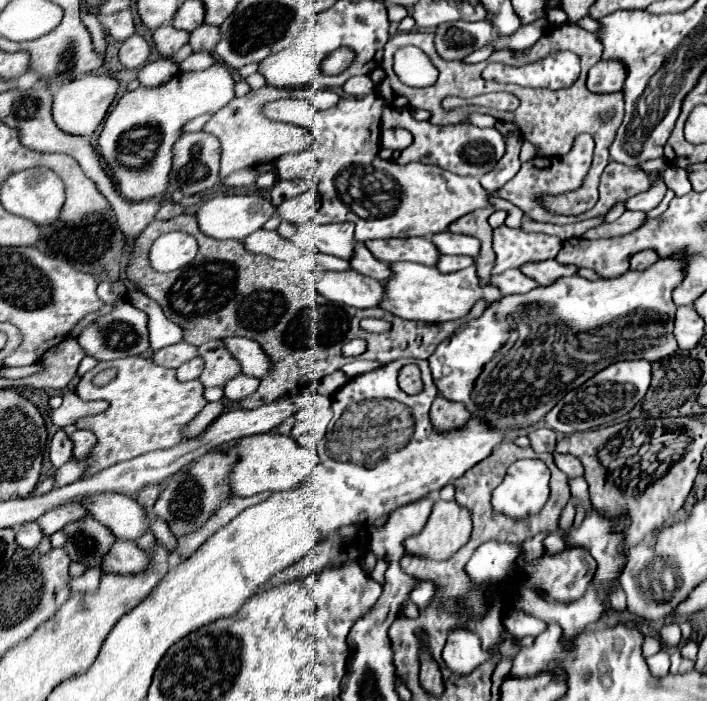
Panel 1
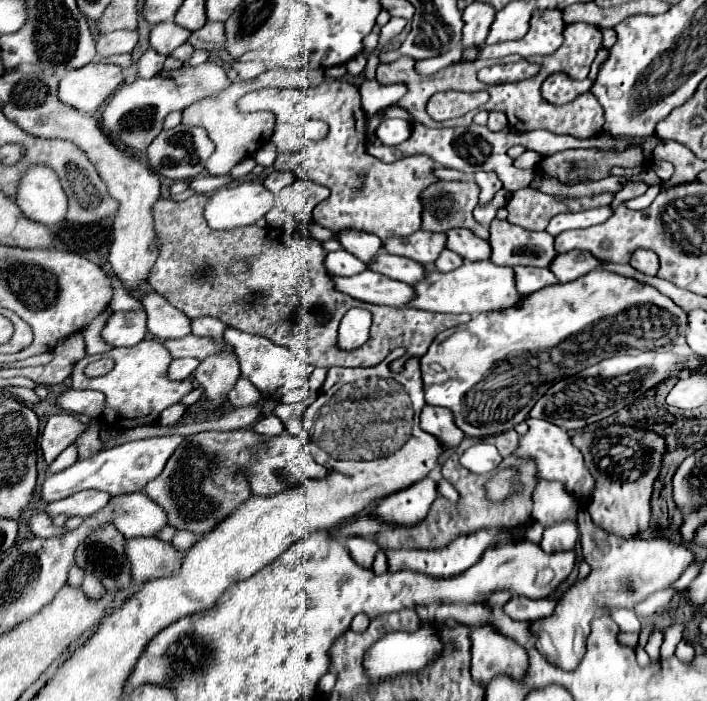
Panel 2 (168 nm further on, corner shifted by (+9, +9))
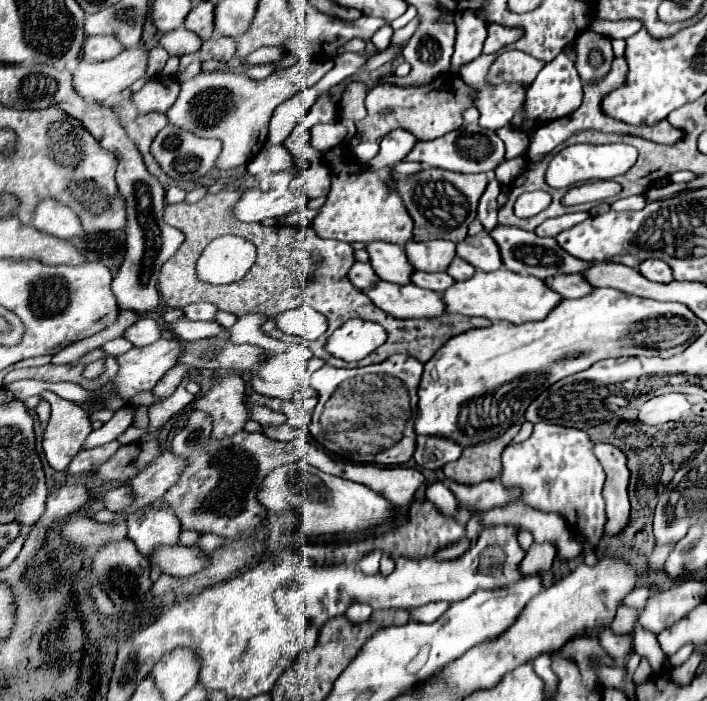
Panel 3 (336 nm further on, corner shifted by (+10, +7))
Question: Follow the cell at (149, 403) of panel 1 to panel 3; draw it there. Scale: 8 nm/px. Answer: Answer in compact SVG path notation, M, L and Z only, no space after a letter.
M160 339L148 347L132 347L128 353L116 357L120 369L118 375L110 381L116 387L118 397L122 397L124 401L130 401L134 395L142 393L142 391L152 391L154 385L158 383L158 379L178 361L180 355L180 341L178 339Z

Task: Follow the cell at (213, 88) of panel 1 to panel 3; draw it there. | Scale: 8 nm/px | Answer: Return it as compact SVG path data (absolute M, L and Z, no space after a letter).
M158 75L146 81L146 85L140 91L136 91L130 97L130 101L138 115L146 115L152 111L166 113L176 103L178 93L180 93L180 83L176 81L176 77Z

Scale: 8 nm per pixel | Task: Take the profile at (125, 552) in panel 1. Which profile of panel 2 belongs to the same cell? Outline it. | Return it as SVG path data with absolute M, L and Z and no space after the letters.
M135 537L127 541L127 557L131 559L133 581L145 583L147 579L175 575L183 553L157 537Z

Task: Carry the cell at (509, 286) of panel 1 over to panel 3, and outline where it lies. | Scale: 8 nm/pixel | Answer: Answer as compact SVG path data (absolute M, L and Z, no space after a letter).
M560 273L558 277L548 277L544 281L546 281L546 285L550 285L550 289L554 289L554 293L558 293L562 297L568 297L568 299L584 297L584 295L588 295L592 291L592 287L578 273L576 275Z

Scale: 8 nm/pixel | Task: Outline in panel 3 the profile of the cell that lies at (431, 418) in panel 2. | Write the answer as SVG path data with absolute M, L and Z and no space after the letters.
M418 437L414 461L424 469L440 469L450 461L456 461L462 453L460 445L446 441L446 437Z

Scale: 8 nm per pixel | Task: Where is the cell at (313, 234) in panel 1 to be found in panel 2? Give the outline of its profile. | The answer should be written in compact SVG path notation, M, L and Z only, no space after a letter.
M339 231L337 241L363 263L371 263L383 249L383 241L377 235L361 231Z

